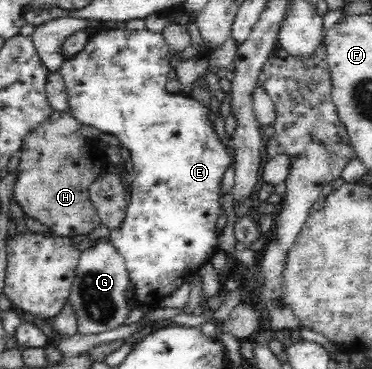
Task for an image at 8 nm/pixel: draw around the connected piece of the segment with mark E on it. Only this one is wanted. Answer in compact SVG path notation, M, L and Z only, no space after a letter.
M126 27L111 28L95 31L95 33L90 31L85 46L73 58L66 59L58 71L69 97L70 114L81 124L87 124L87 126L93 126L93 128L97 128L101 132L117 136L120 144L123 144L127 150L130 150L130 159L134 168L133 173L136 175L133 181L131 200L127 204L126 216L122 226L111 231L108 237L112 240L113 247L117 249L119 255L125 260L127 272L129 273L129 284L131 283L134 286L132 299L135 299L137 305L156 306L166 296L177 290L189 277L197 273L197 270L203 264L210 262L211 258L217 253L221 233L221 231L217 232L217 219L222 211L219 204L221 178L223 178L223 172L233 162L233 152L227 150L219 142L215 130L207 122L207 107L201 105L199 101L193 100L190 96L177 96L177 94L169 94L169 92L165 91L165 84L168 81L167 74L174 66L175 61L176 56L170 50L162 32L153 32L146 28L141 30L132 30Z

